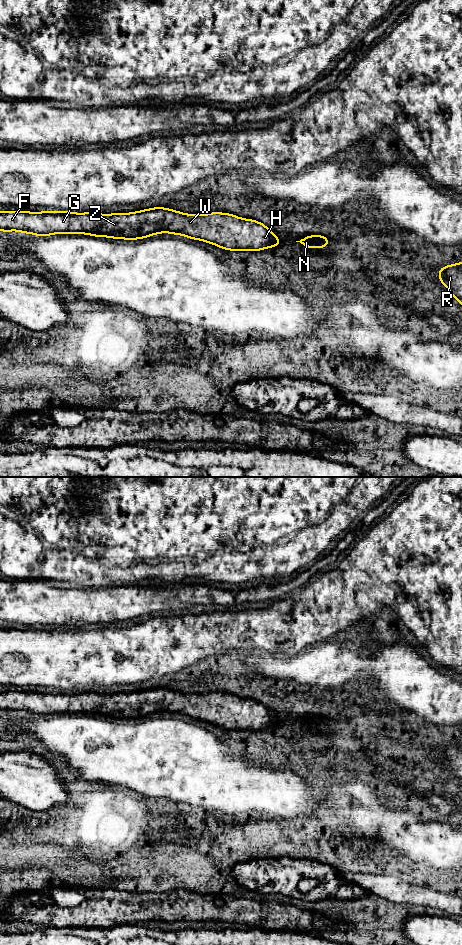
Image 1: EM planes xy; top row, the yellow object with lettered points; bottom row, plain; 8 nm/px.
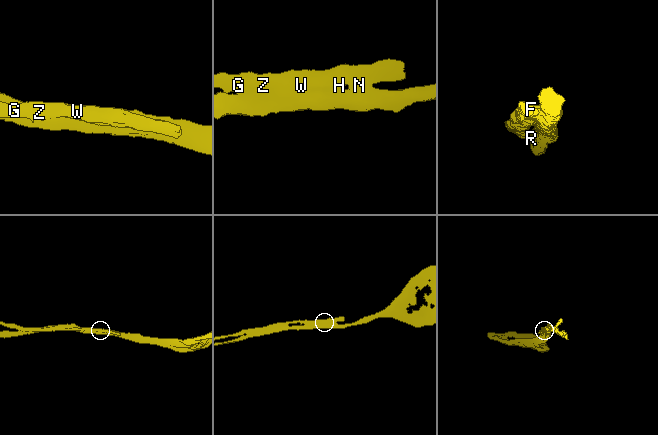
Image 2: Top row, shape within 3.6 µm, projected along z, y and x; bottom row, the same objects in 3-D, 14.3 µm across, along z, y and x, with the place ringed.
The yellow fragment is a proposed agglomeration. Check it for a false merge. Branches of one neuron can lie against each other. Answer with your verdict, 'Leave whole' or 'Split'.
Split

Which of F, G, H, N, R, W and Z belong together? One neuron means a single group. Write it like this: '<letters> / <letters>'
F G H N W Z / R

